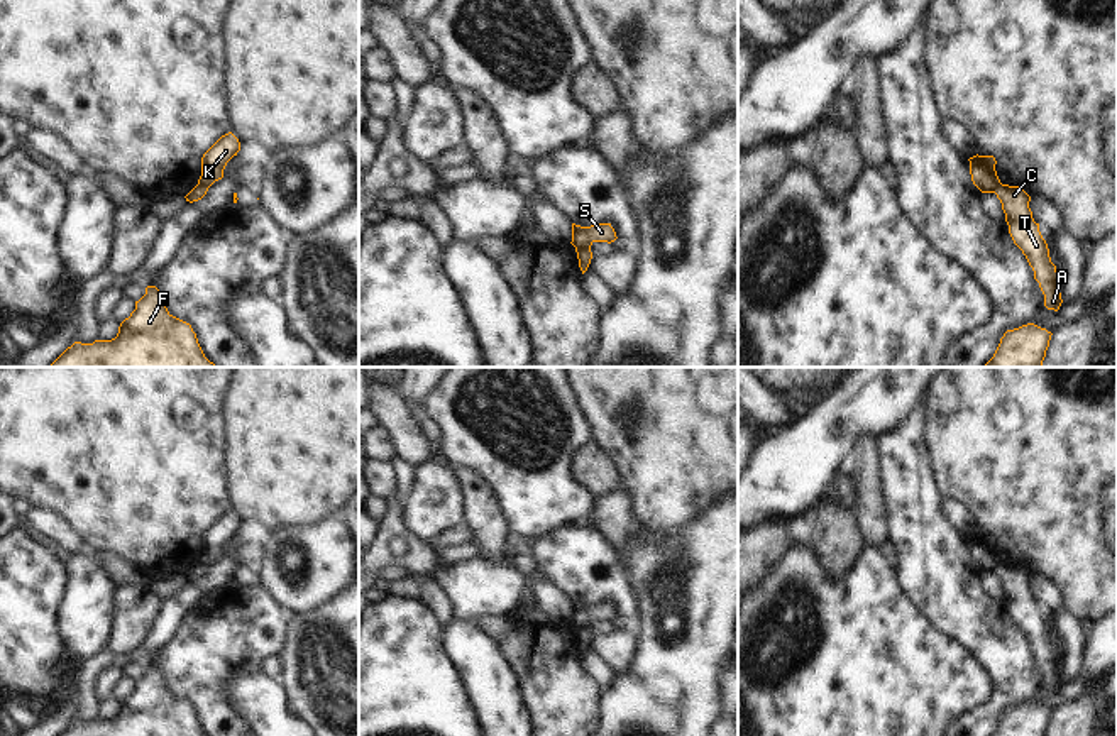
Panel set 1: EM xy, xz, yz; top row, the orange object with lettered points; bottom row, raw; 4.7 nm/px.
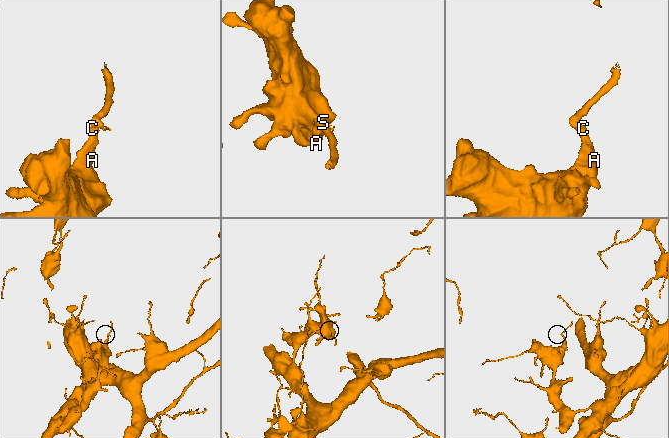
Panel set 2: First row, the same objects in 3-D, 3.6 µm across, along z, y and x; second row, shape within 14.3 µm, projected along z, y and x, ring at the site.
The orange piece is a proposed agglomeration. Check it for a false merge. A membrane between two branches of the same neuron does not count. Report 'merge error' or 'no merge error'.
merge error

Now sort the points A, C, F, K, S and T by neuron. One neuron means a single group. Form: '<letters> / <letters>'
A C F T / K S

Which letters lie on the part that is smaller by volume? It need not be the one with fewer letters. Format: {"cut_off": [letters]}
{"cut_off": ["K", "S"]}

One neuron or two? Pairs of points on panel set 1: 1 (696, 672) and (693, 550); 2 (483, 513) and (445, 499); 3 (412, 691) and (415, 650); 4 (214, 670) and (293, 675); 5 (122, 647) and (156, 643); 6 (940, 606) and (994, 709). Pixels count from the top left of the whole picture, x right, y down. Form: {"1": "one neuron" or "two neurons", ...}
{"1": "one neuron", "2": "two neurons", "3": "one neuron", "4": "two neurons", "5": "two neurons", "6": "one neuron"}

